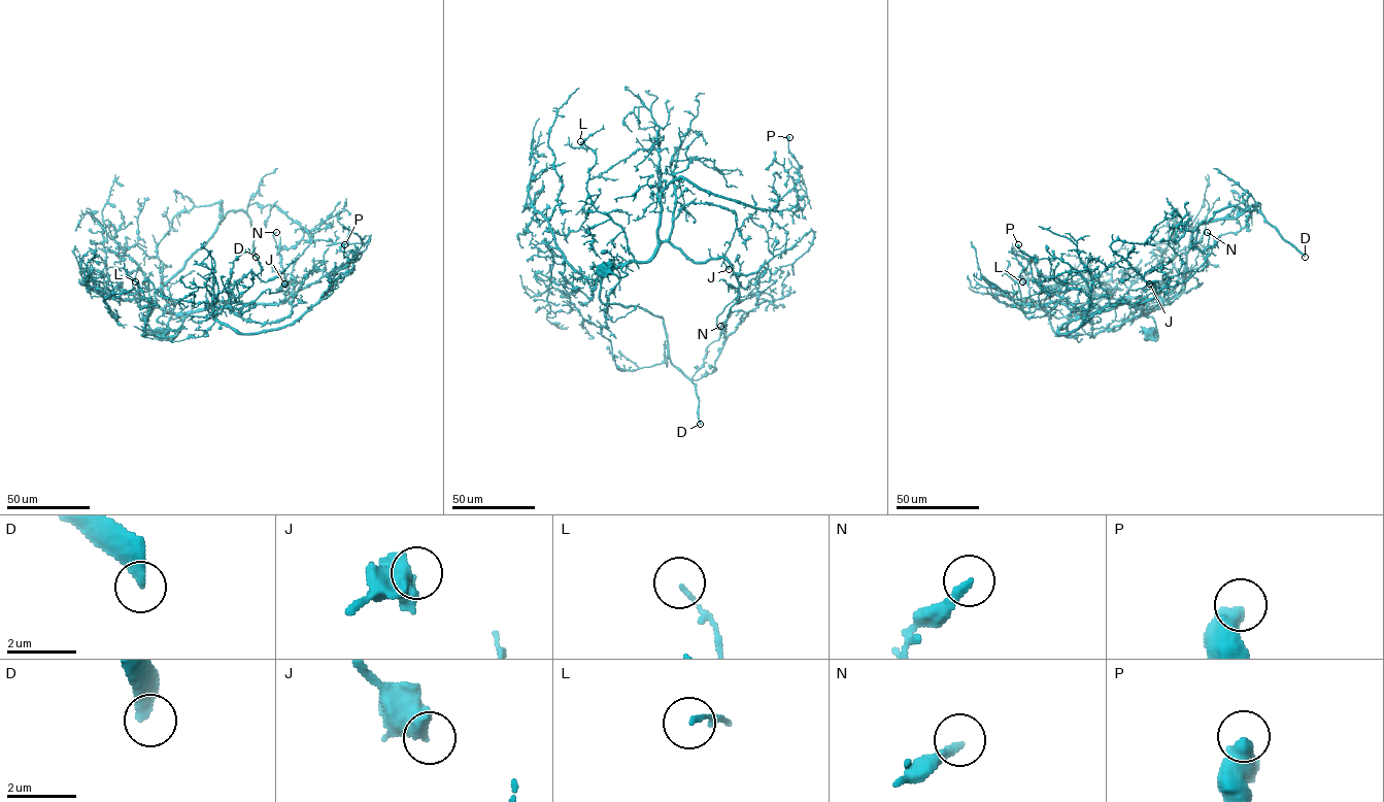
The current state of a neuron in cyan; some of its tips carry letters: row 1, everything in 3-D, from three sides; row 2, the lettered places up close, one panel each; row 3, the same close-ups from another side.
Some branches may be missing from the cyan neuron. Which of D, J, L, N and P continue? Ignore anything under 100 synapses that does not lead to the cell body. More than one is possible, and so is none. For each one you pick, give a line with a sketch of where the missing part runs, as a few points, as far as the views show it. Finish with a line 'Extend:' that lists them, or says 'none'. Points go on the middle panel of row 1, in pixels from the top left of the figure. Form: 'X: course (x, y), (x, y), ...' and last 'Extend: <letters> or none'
Extend: D

